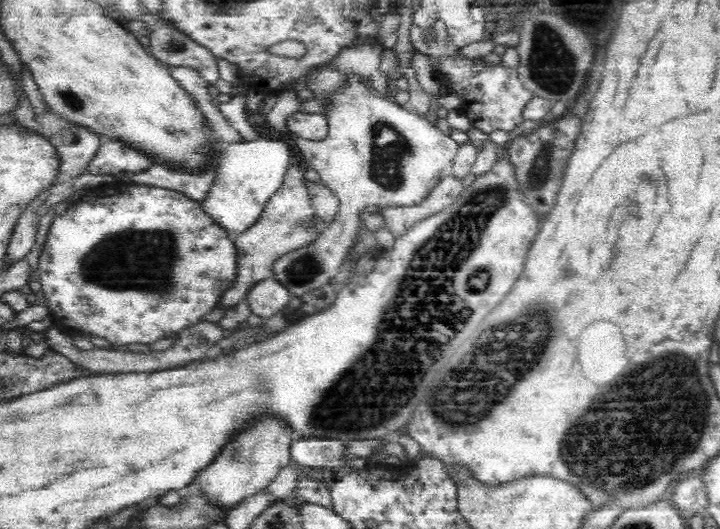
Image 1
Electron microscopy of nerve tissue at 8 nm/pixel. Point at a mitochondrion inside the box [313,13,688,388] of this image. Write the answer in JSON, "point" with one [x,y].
{"point":[551,62]}

